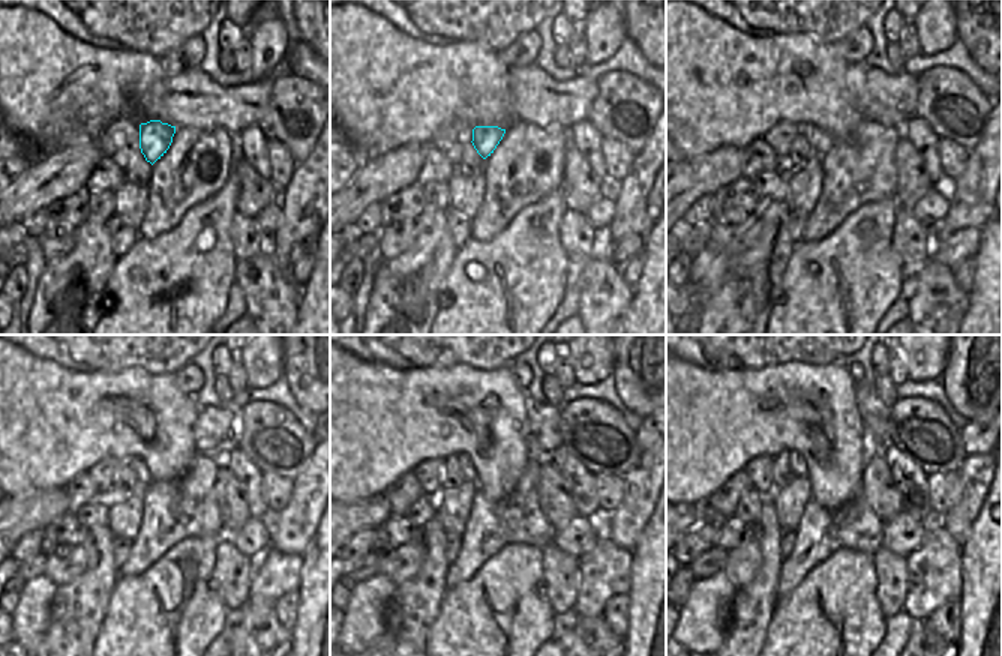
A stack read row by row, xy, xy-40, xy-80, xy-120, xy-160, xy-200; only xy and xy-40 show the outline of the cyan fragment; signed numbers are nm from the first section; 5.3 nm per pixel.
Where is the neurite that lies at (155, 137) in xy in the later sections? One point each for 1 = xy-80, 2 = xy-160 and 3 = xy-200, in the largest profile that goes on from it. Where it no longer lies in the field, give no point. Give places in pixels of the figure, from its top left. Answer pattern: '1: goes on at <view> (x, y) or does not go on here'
1: goes on at xy-80 (819, 141)
2: goes on at xy-160 (464, 463)
3: goes on at xy-200 (795, 460)

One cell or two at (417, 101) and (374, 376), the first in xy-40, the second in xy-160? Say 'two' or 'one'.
one

